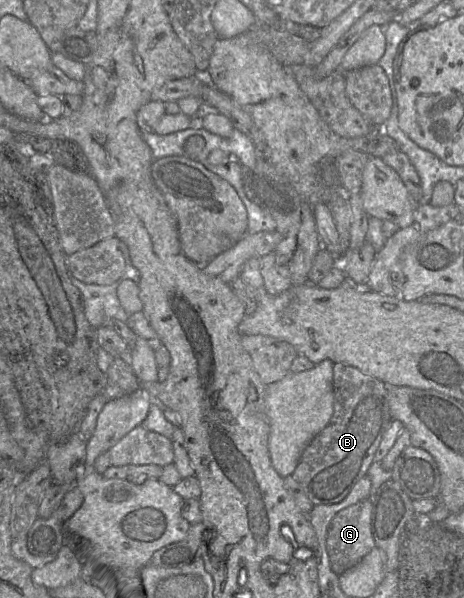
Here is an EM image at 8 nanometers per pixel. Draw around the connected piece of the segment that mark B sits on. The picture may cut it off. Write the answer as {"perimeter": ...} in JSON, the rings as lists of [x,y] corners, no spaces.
{"perimeter":[[[334,363],[333,393],[333,414],[329,423],[304,449],[291,475],[301,485],[313,505],[341,502],[353,486],[367,475],[381,438],[392,421],[387,399],[387,386],[380,380],[363,374],[355,367]]]}

